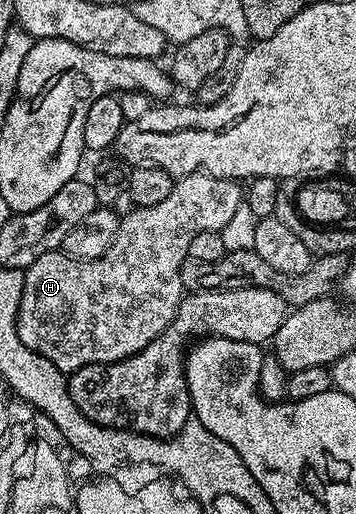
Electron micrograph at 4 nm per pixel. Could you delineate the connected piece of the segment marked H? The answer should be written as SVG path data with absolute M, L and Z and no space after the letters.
M196 174L183 175L174 182L171 193L167 193L167 197L163 197L163 201L159 201L150 207L134 206L133 212L129 216L122 218L117 225L117 236L112 245L107 249L107 253L103 253L98 259L72 259L64 251L52 251L51 253L43 253L43 257L39 257L39 261L35 261L30 267L24 268L25 284L23 285L23 293L19 301L19 309L17 310L17 332L19 333L19 341L23 341L23 345L27 345L27 349L31 349L35 353L39 353L43 357L47 357L47 361L51 361L51 365L55 365L61 371L72 373L87 365L95 365L96 363L114 363L120 359L131 357L135 353L139 353L151 341L155 341L155 337L159 337L171 324L173 318L177 316L177 306L183 298L183 288L179 281L179 269L183 265L183 261L189 258L189 246L191 240L199 233L207 233L208 231L221 231L223 225L227 225L227 221L231 221L232 214L235 209L243 205L243 187L240 182L232 179L220 179L219 177L211 177L210 175Z

